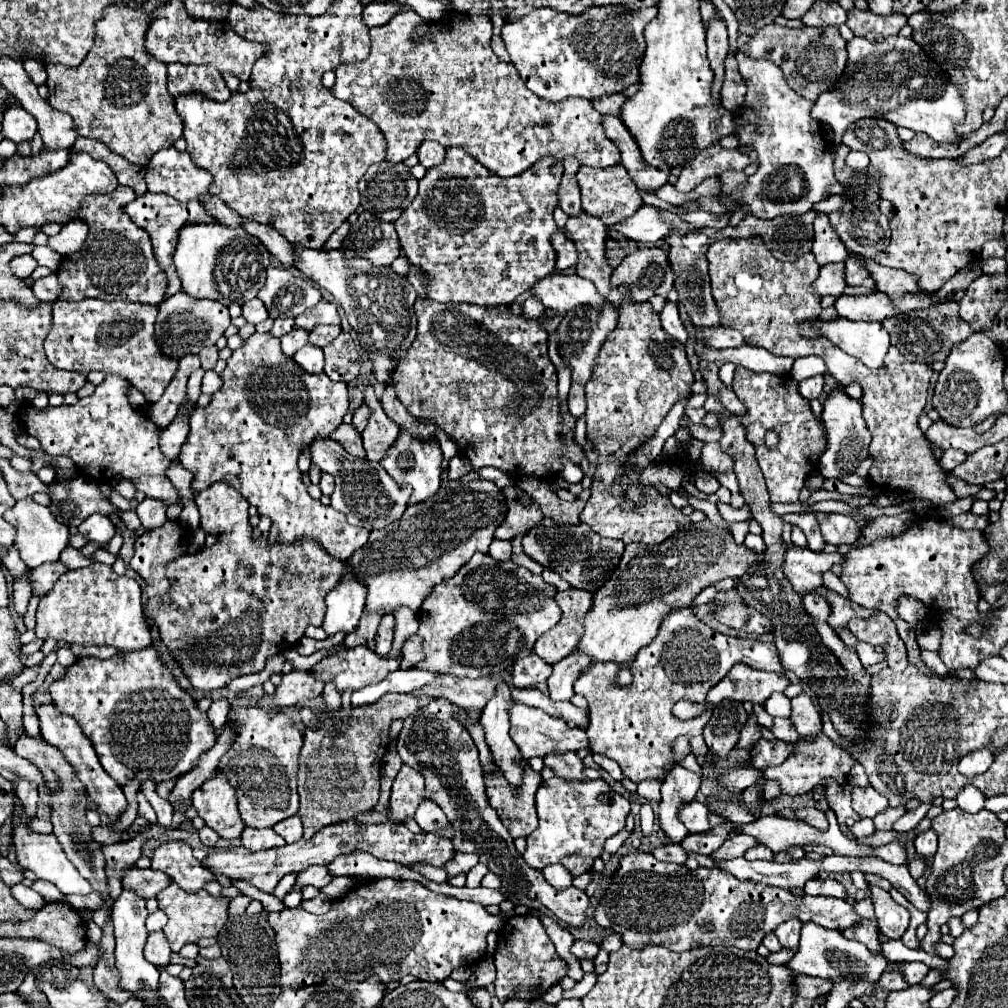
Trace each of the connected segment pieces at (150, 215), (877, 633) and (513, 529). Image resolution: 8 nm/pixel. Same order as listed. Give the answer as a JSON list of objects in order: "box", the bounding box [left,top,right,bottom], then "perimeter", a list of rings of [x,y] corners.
[{"box":[125,193,215,297],"perimeter":[[[145,193],[141,197],[137,197],[133,203],[129,203],[125,207],[125,213],[135,221],[135,225],[139,225],[141,229],[145,229],[153,241],[153,251],[155,251],[155,259],[159,261],[161,269],[165,271],[167,279],[169,279],[169,287],[167,287],[167,297],[177,293],[181,289],[181,279],[175,273],[175,265],[173,265],[173,253],[175,253],[175,245],[177,245],[177,233],[181,229],[181,225],[185,225],[185,221],[215,221],[205,207],[199,201],[187,201],[187,203],[179,203],[173,197],[165,197],[163,193]]]},{"box":[847,612,907,671],"perimeter":[[[879,612],[868,619],[853,618],[847,627],[859,640],[881,647],[885,661],[893,671],[903,671],[907,667],[905,643],[901,641],[893,620],[885,613]]]},{"box":[495,485,543,539],"perimeter":[[[515,485],[505,487],[503,493],[509,503],[509,513],[505,517],[505,523],[501,523],[501,527],[497,527],[495,531],[497,539],[513,539],[521,533],[527,533],[531,527],[535,527],[543,519],[543,513],[535,501],[531,505],[519,501],[519,497],[523,495],[519,487]]]}]

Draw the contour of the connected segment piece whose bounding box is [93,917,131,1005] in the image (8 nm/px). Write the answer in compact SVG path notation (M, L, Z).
M109 917L107 923L103 925L101 957L99 957L99 963L93 971L93 977L95 977L95 983L97 983L101 993L105 993L117 1005L123 1005L131 995L129 995L129 991L119 987L119 973L117 973L117 967L115 967L113 951L115 951L115 937L113 937L113 921Z

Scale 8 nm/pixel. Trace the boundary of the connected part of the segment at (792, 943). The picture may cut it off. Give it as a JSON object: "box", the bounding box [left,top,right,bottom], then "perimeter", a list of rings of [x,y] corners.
{"box":[775,921,801,951],"perimeter":[[[787,921],[775,929],[775,935],[783,949],[797,951],[799,947],[799,933],[801,933],[801,923],[799,921]]]}

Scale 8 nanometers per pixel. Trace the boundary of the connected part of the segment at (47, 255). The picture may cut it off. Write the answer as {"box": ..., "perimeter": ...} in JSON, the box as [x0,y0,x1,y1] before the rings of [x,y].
{"box":[31,245,61,271],"perimeter":[[[43,245],[43,247],[35,247],[31,255],[39,261],[39,265],[49,267],[51,271],[55,271],[55,269],[59,267],[59,261],[61,261],[61,255],[59,255],[59,253],[55,253],[53,249],[49,249],[47,245]]]}

